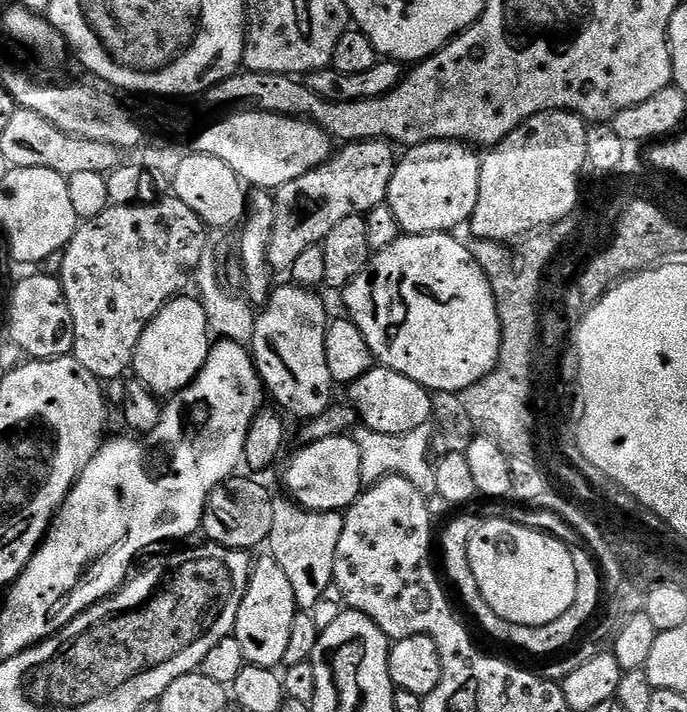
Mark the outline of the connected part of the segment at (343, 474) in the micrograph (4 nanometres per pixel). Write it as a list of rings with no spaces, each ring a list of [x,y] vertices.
[[[341,434],[338,436],[331,436],[330,438],[318,439],[314,441],[309,441],[305,443],[304,448],[298,451],[288,462],[288,465],[284,468],[284,488],[289,497],[295,503],[299,504],[301,508],[310,510],[311,512],[340,512],[341,510],[346,510],[350,507],[358,497],[360,497],[362,491],[362,481],[360,478],[360,451],[358,450],[358,444],[353,437],[346,434]]]

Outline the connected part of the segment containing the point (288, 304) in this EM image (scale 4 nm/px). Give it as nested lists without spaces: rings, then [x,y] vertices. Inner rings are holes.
[[[297,284],[277,285],[269,296],[263,310],[257,315],[254,334],[250,341],[250,351],[260,380],[263,381],[267,395],[288,413],[309,420],[331,407],[334,385],[330,378],[330,368],[326,365],[325,330],[330,323],[330,315],[315,291],[301,288]]]

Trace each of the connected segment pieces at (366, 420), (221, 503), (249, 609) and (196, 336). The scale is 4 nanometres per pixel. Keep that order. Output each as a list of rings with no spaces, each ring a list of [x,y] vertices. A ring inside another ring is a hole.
[[[373,366],[369,372],[362,374],[362,378],[347,385],[346,392],[352,399],[351,407],[359,423],[378,434],[404,434],[433,419],[432,396],[428,389],[383,366]]]
[[[241,474],[218,485],[211,494],[204,507],[202,532],[211,543],[220,544],[224,548],[238,548],[253,550],[259,544],[263,545],[270,534],[272,521],[272,505],[274,496],[271,496],[256,480],[247,480]]]
[[[264,554],[261,560],[257,559],[253,563],[252,574],[248,577],[248,589],[244,591],[236,615],[234,635],[238,646],[242,646],[245,661],[254,666],[279,669],[284,664],[286,646],[290,646],[290,630],[296,615],[296,599],[286,574],[282,574],[282,566],[278,566],[271,555]]]
[[[181,294],[162,306],[146,330],[142,330],[142,338],[138,338],[131,371],[135,379],[143,383],[156,398],[171,398],[190,386],[208,357],[210,333],[206,310],[195,295],[188,295]]]

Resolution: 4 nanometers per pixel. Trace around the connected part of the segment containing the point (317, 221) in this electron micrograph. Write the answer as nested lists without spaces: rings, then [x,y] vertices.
[[[387,140],[348,142],[341,148],[344,149],[329,156],[328,161],[314,171],[275,189],[274,234],[270,234],[268,251],[268,267],[273,273],[287,273],[298,254],[310,250],[315,244],[323,245],[326,234],[330,234],[342,218],[363,216],[374,210],[374,206],[387,201],[390,178],[394,178],[398,159],[397,149]]]

